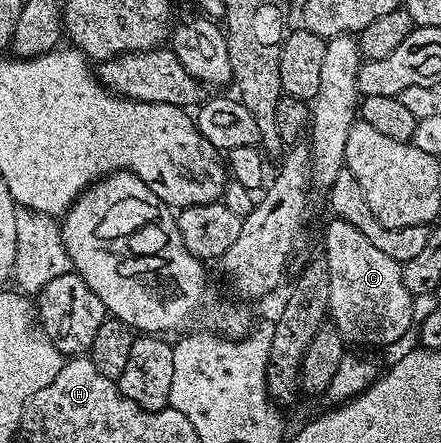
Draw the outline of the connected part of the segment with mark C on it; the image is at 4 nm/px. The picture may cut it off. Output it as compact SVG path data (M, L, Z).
M334 218L326 228L326 252L324 259L328 262L328 294L330 295L329 319L337 328L343 341L350 344L394 344L415 323L415 297L404 286L402 265L388 258L377 246L372 246L356 226L348 226L348 222Z

